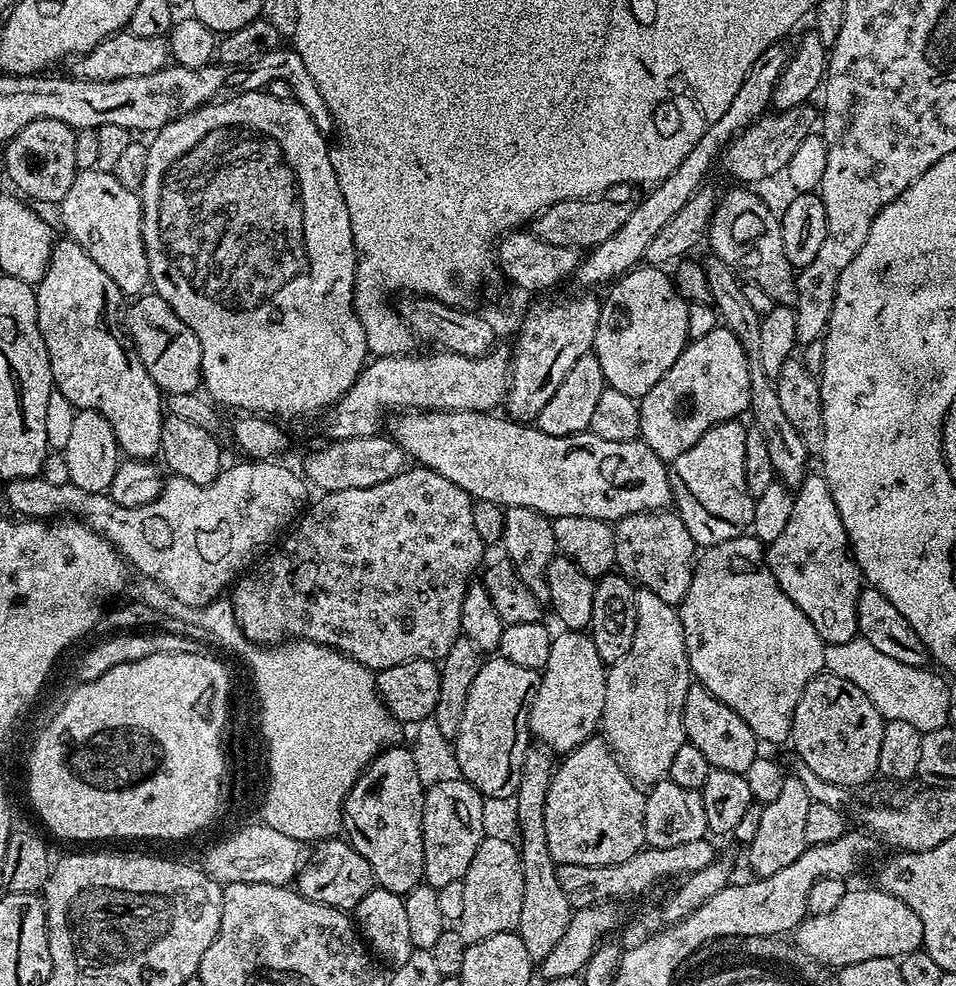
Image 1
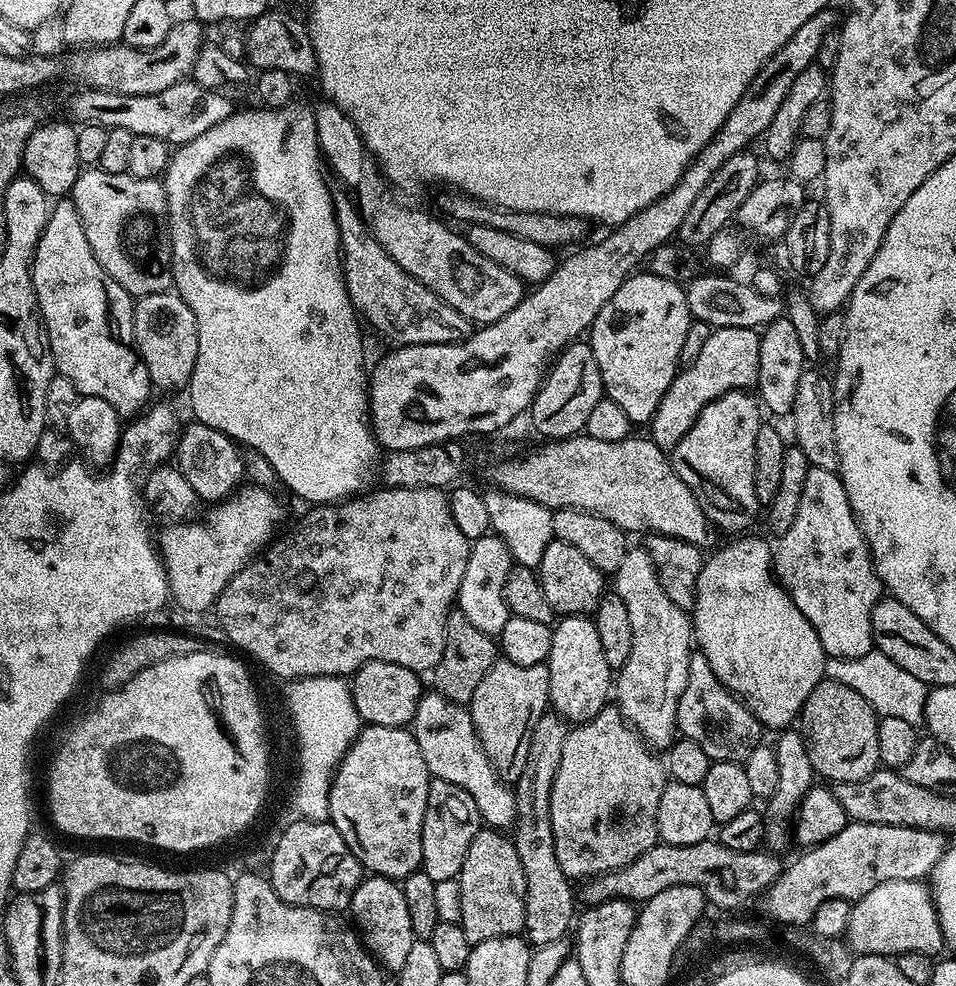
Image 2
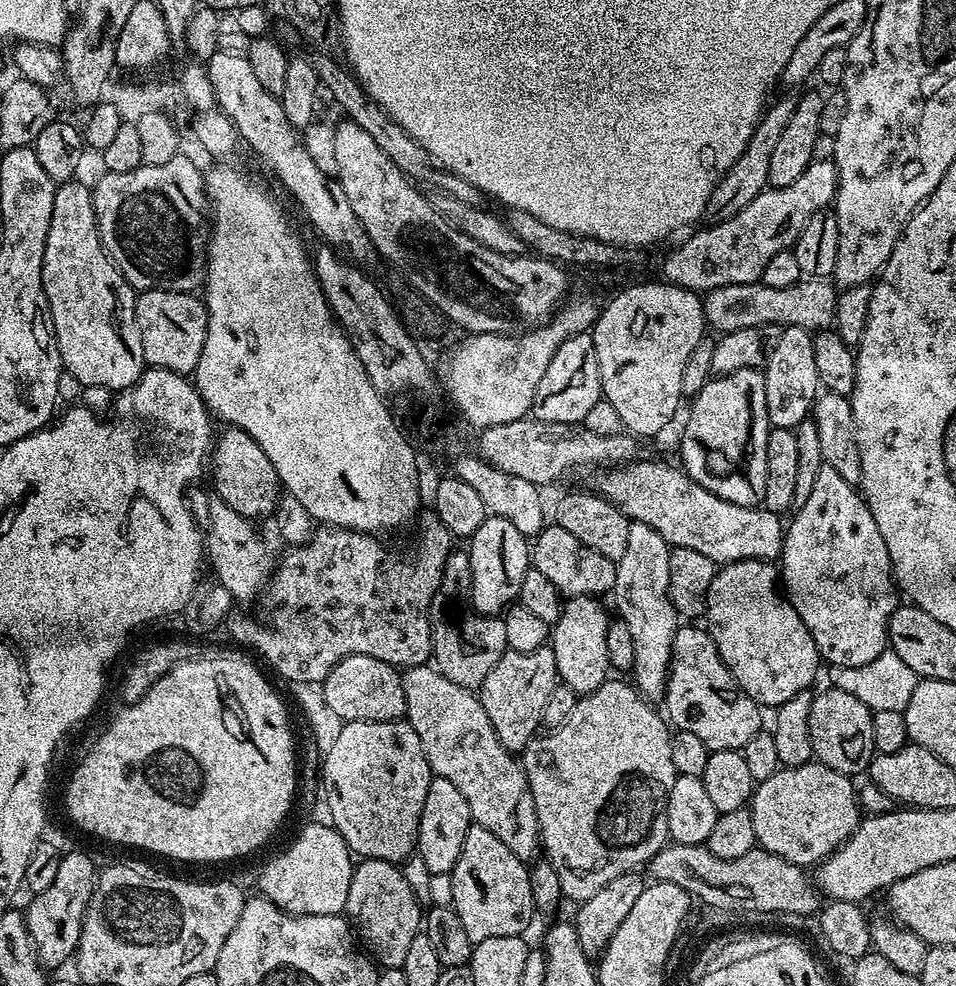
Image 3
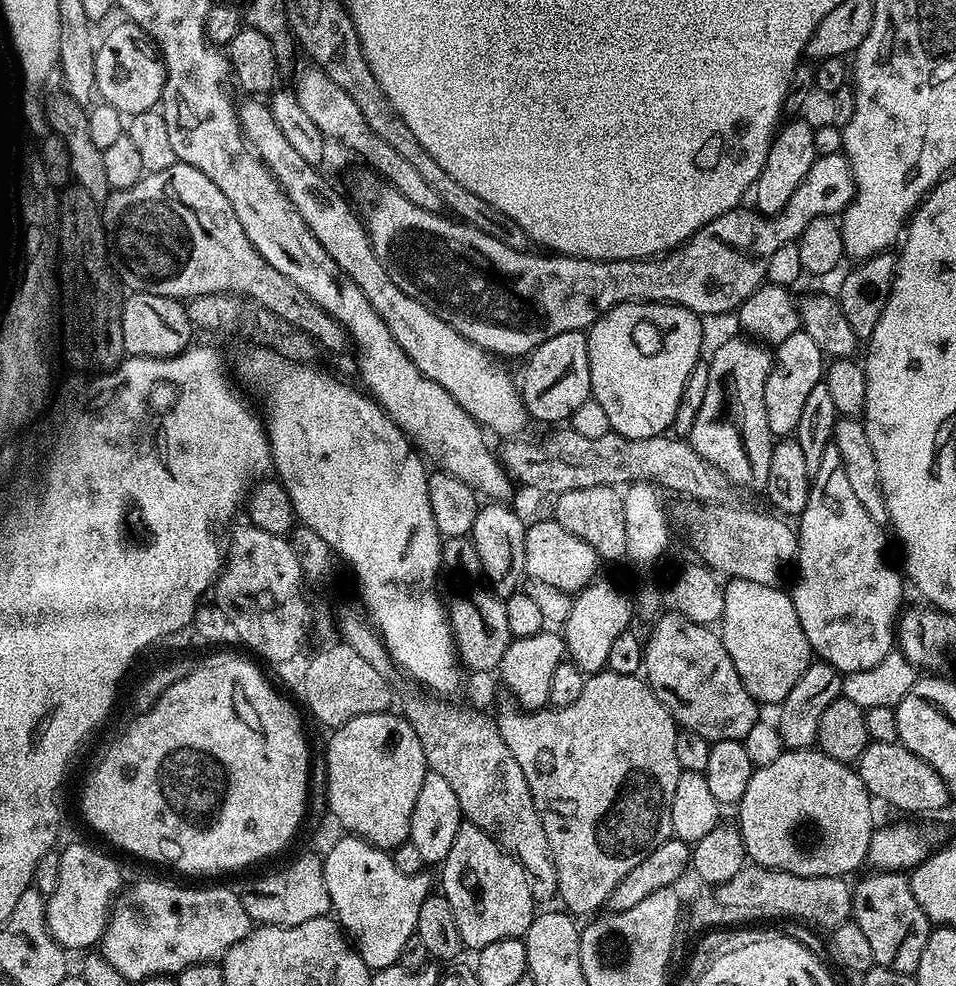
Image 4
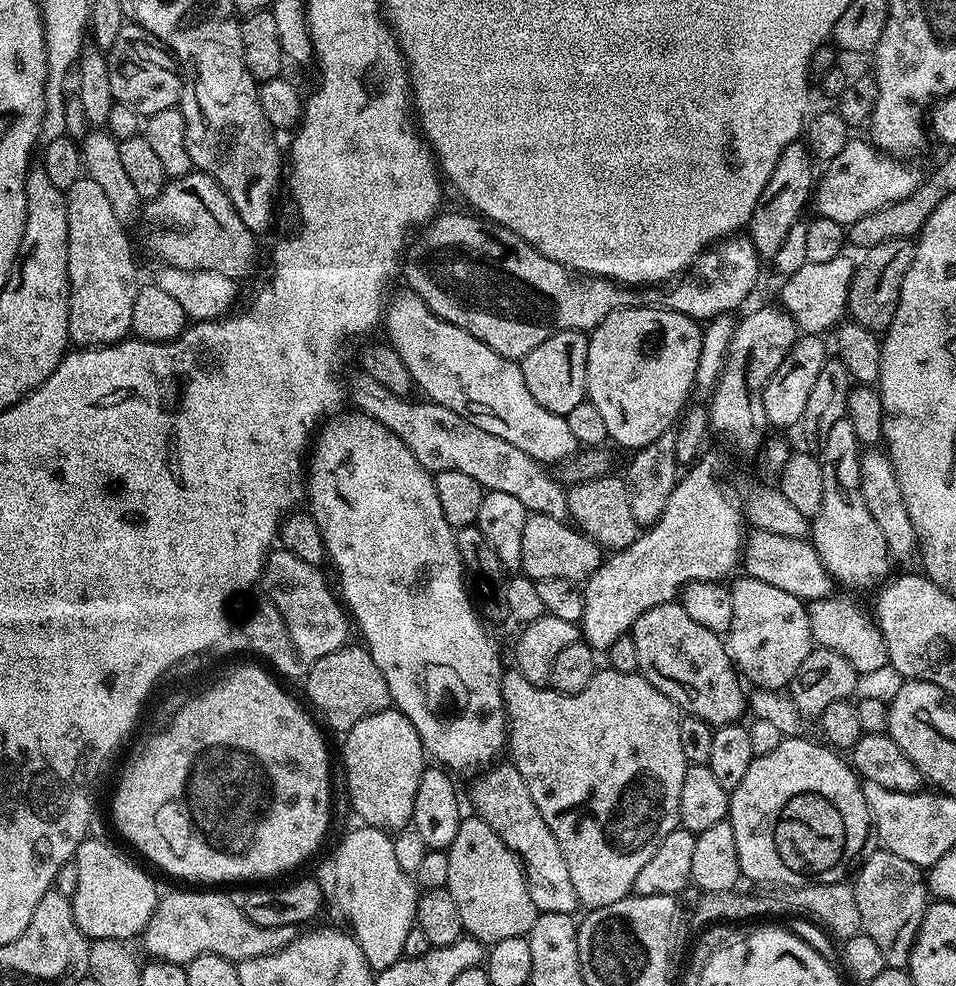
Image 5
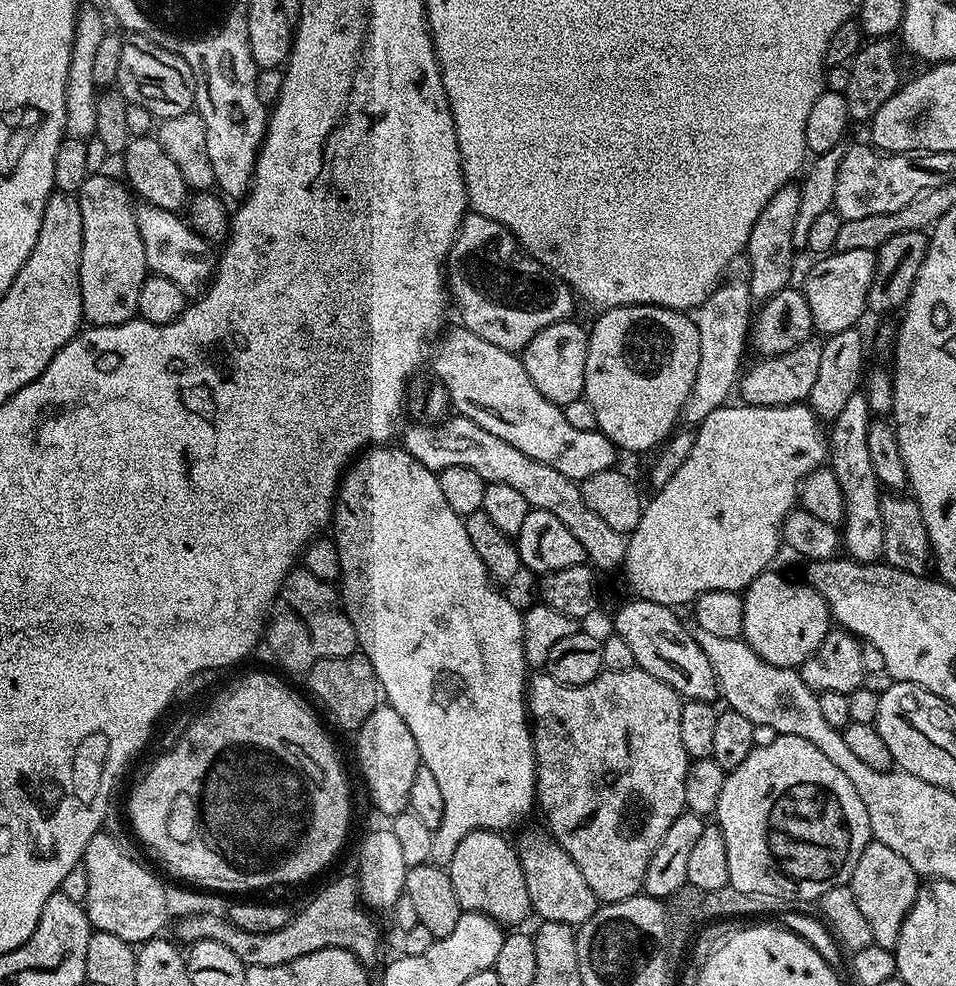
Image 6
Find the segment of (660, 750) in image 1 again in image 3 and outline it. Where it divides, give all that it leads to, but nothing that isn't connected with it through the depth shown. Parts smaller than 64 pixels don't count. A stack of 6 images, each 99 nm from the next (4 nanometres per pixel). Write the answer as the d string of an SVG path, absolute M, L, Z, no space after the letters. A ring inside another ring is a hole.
M630 523L626 550L622 558L616 561L616 577L610 596L616 599L619 619L624 620L630 634L634 634L634 666L630 676L636 691L649 702L659 701L663 697L668 687L668 667L672 665L672 640L676 636L678 617L668 597L669 582L670 545L664 541L662 534L658 534L658 530L650 530L650 526L645 524Z

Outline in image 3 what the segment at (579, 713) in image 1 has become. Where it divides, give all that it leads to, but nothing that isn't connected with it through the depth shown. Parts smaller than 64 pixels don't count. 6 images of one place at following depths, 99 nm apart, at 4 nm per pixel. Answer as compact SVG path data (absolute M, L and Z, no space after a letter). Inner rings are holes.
M574 596L565 603L556 624L550 628L550 647L556 663L559 683L570 686L577 694L598 690L609 679L610 669L606 658L606 638L610 615L600 605L599 599L591 596Z

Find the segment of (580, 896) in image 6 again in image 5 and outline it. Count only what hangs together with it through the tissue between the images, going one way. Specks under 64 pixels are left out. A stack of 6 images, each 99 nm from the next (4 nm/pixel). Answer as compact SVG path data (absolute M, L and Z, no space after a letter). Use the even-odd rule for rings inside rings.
M493 763L472 788L475 815L486 822L486 826L490 826L490 830L494 830L494 834L498 834L498 838L502 838L505 846L520 860L537 913L575 913L578 901L570 883L570 870L566 870L566 858L562 858L562 850L558 850L558 838L550 834L550 826L546 826L542 814L538 814L538 806L534 806L534 798L530 798L530 790L526 790L526 782L522 774L518 774L516 765L500 763Z

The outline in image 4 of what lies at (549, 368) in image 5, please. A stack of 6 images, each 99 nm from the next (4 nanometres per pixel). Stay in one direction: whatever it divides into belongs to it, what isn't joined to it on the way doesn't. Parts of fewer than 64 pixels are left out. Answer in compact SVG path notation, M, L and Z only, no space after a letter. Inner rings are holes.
M563 332L538 346L527 357L528 369L522 380L524 404L533 421L541 420L548 426L571 421L572 415L592 394L588 337L584 332Z

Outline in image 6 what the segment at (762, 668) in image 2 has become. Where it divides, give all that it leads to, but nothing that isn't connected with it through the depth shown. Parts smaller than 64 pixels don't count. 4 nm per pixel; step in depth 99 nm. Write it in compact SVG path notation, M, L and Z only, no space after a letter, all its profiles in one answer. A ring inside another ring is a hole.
M765 570L758 578L749 582L742 595L744 598L744 635L743 639L752 647L754 654L758 654L770 666L779 668L799 669L801 664L818 650L818 646L830 631L830 613L822 594L818 594L806 582L800 584L796 580L787 580L780 572Z

